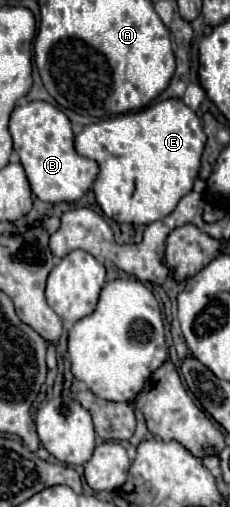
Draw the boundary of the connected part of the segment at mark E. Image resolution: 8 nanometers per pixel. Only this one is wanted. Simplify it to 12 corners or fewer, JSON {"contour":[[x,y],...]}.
{"contour":[[180,99],[86,125],[96,203],[128,225],[192,191],[206,135]]}

